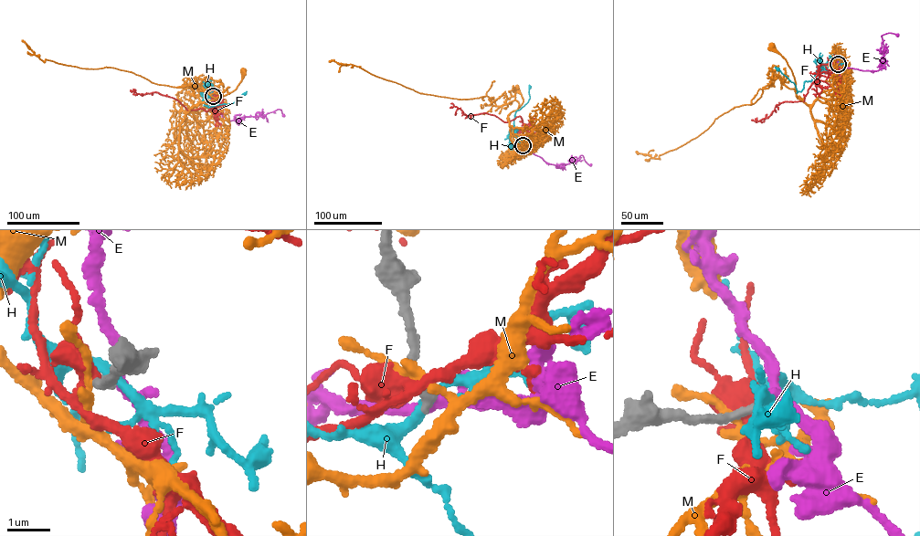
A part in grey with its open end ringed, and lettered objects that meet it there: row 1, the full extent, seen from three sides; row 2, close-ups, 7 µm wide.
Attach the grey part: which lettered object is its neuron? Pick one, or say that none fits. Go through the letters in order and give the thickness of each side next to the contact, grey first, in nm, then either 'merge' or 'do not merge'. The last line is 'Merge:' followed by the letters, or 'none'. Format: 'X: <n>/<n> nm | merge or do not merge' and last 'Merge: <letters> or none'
E: 180/170 nm | do not merge
F: 240/340 nm | do not merge
H: 190/220 nm | do not merge
M: 240/200 nm | do not merge
Merge: none

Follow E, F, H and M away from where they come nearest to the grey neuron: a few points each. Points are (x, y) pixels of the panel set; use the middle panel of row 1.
E: (523, 145), (558, 167), (581, 155), (590, 164)
F: (523, 145), (520, 116), (504, 122), (458, 108), (455, 115)
H: (523, 145), (509, 131), (513, 125), (516, 111), (530, 98), (530, 87)
M: (523, 145), (521, 147), (515, 144), (511, 137), (508, 115), (518, 108), (523, 99), (514, 89)

